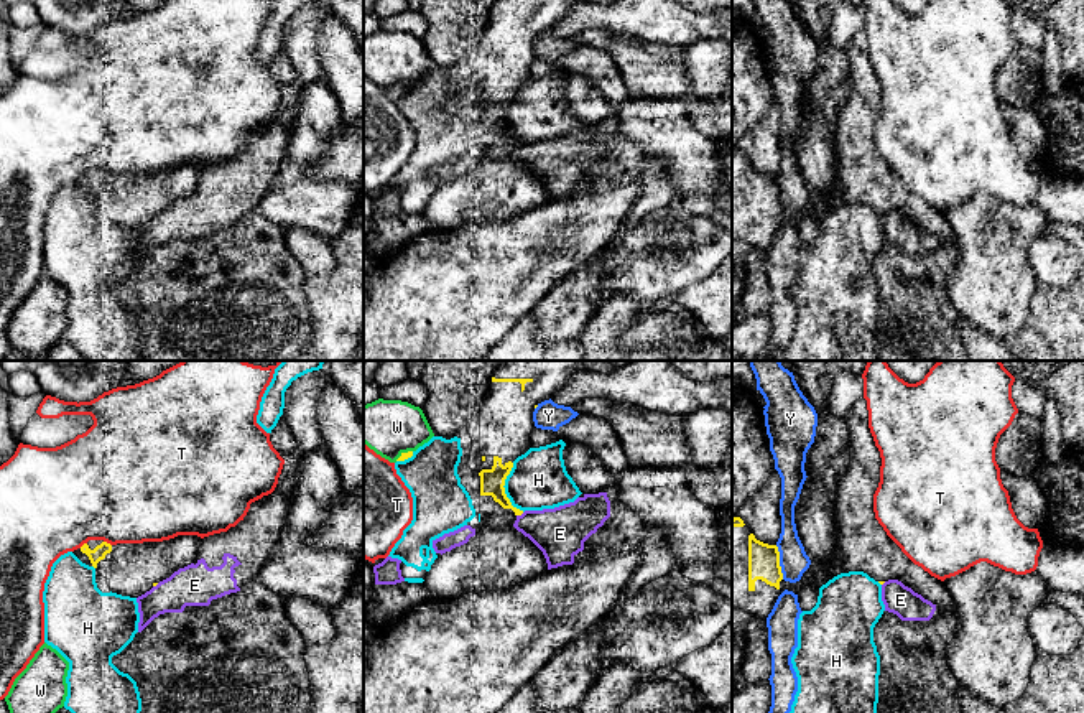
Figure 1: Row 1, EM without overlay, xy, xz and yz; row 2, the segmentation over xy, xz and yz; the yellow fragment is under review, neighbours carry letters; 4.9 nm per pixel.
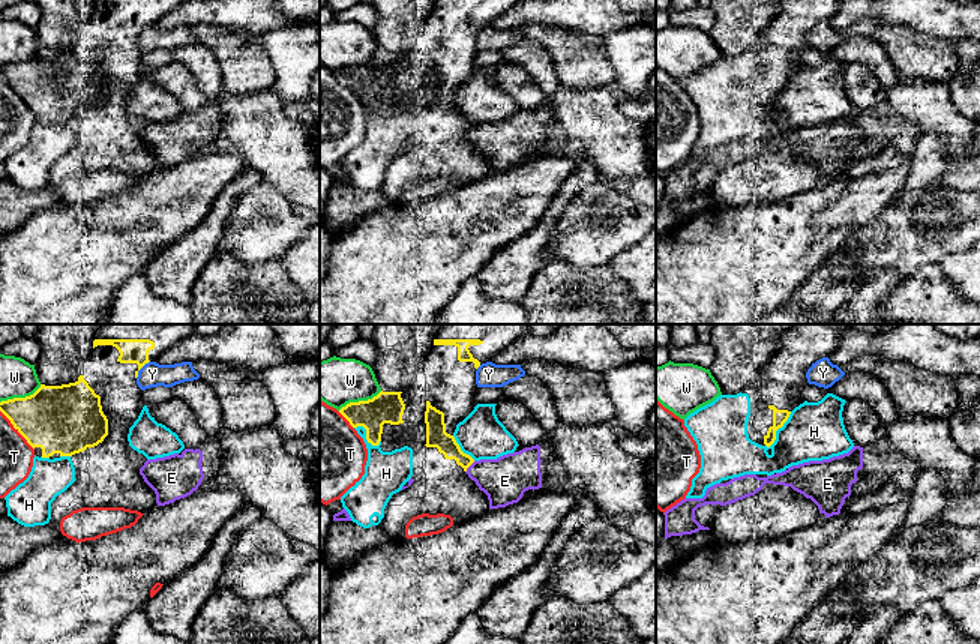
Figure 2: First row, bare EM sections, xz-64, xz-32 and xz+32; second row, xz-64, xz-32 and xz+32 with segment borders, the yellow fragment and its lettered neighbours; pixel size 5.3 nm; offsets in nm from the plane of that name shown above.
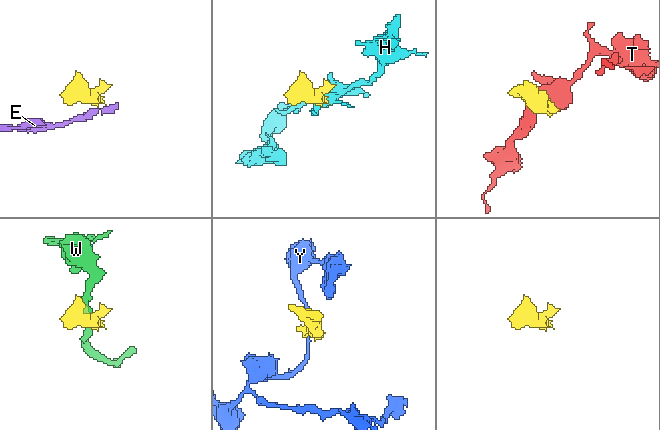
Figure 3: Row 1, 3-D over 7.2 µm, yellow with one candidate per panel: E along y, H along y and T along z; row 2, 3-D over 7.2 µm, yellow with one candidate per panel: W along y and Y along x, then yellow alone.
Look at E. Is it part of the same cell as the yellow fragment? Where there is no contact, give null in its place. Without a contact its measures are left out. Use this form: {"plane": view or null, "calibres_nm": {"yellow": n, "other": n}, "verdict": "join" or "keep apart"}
{"plane": "xz", "calibres_nm": {"yellow": 120, "other": 240}, "verdict": "keep apart"}

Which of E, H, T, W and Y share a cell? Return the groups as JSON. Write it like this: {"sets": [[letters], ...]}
{"sets": [["E"], ["H"], ["T"], ["W"], ["Y"]]}

